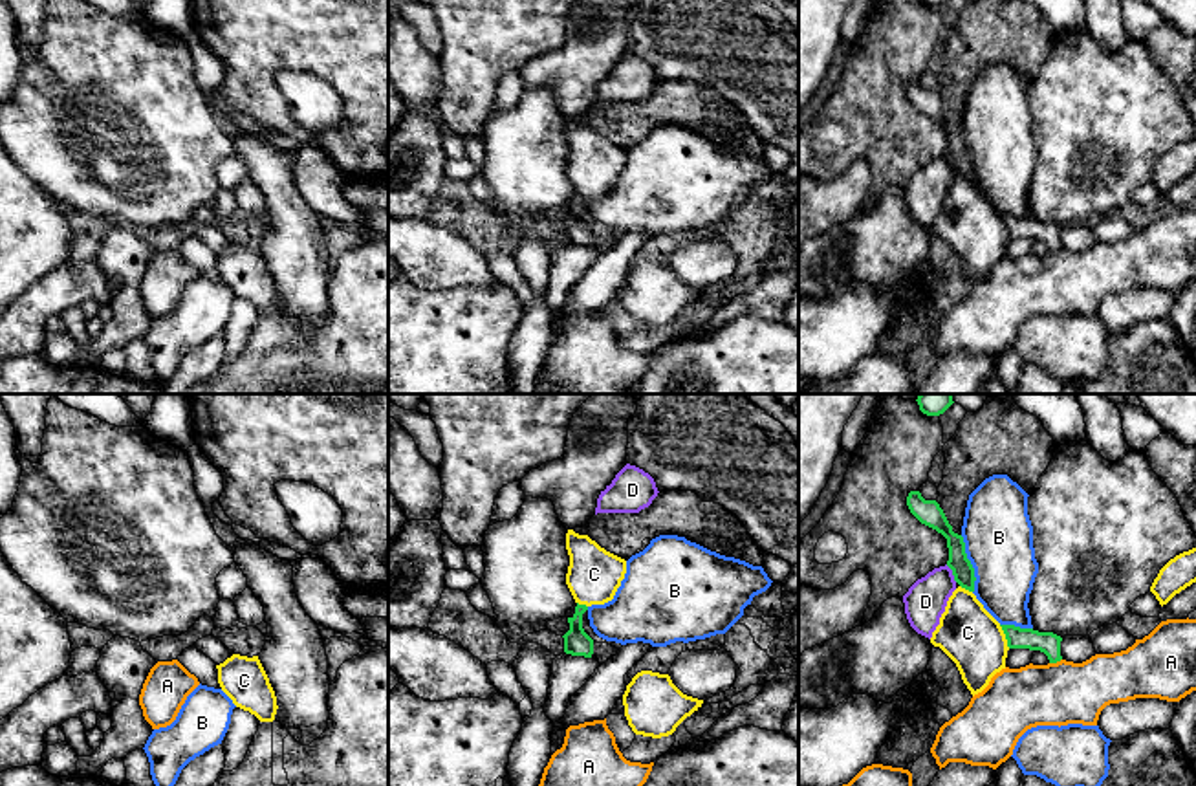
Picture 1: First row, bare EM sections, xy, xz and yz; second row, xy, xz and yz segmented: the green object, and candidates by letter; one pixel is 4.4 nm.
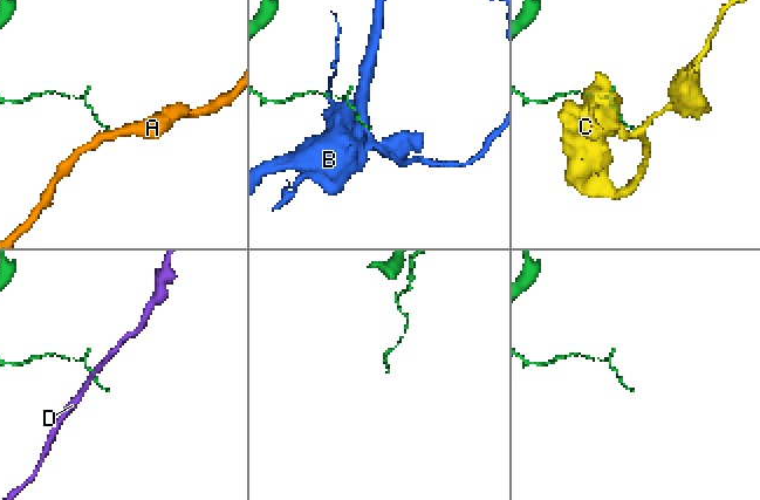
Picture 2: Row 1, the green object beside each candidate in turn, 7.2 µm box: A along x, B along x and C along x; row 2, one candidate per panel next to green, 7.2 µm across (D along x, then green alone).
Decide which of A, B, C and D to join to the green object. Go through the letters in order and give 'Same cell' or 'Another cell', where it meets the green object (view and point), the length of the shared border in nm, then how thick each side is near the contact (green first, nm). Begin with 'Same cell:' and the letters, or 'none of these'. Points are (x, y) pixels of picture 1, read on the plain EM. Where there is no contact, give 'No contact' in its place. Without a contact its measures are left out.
Same cell: none of these
A: Another cell. Touches green at yz (1055, 251). Shared border 60 nm. Thickness 100 nm (green) against 280 nm
B: Another cell. Touches green at yz (971, 154). Shared border 260 nm. Thickness 100 nm (green) against 300 nm
C: Another cell. Touches green at yz (1006, 226). Shared border 120 nm. Thickness 100 nm (green) against 260 nm
D: Another cell. Touches green at yz (953, 163). Shared border 90 nm. Thickness 100 nm (green) against 180 nm

